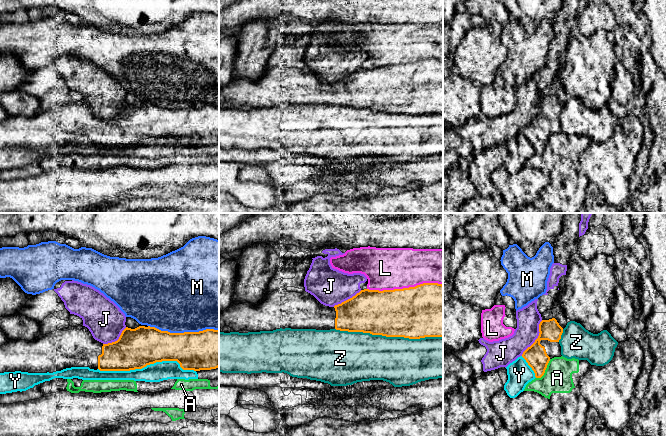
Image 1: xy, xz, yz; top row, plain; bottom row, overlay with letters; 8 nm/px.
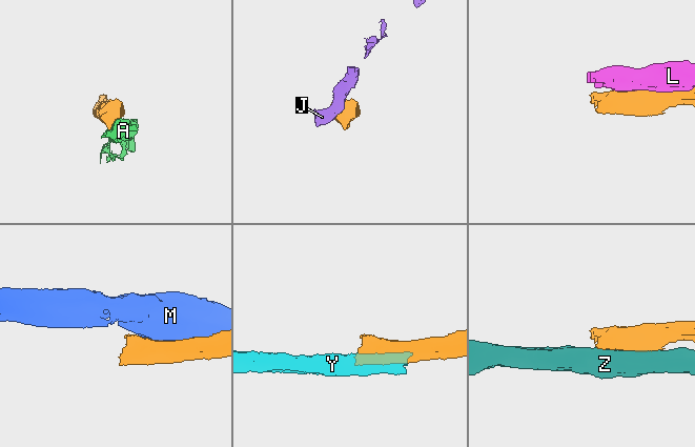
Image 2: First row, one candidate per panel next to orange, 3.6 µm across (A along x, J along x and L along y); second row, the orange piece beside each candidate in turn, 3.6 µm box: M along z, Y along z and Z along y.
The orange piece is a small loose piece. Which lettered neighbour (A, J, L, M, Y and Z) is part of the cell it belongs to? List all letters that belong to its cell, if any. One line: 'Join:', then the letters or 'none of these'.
Join: none of these

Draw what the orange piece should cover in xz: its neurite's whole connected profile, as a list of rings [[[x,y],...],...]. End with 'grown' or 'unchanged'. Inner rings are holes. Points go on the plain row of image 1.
[[[423,59],[415,63],[394,66],[364,65],[334,83],[321,80],[306,67],[297,69],[280,64],[273,68],[267,67],[265,72],[255,80],[233,77],[219,90],[219,108],[224,102],[229,102],[236,108],[273,107],[285,103],[336,105],[409,115],[443,113],[443,61]]] | grown

